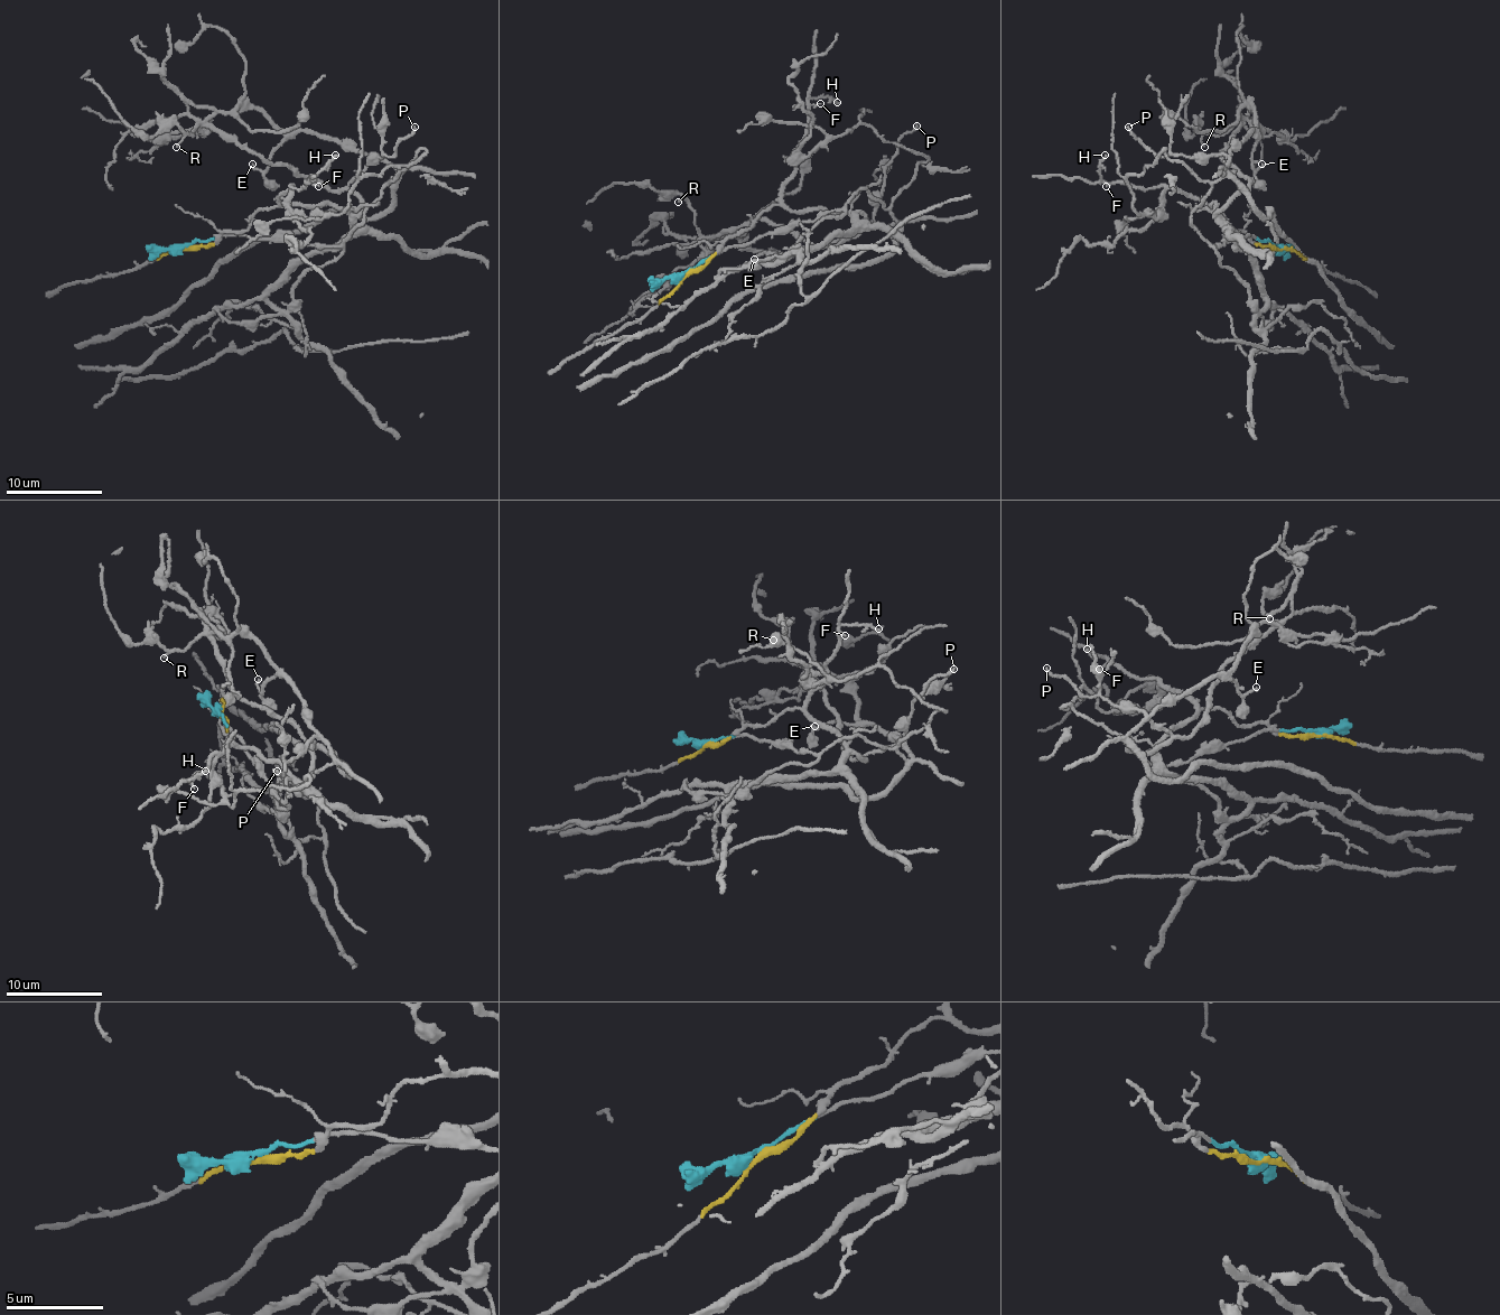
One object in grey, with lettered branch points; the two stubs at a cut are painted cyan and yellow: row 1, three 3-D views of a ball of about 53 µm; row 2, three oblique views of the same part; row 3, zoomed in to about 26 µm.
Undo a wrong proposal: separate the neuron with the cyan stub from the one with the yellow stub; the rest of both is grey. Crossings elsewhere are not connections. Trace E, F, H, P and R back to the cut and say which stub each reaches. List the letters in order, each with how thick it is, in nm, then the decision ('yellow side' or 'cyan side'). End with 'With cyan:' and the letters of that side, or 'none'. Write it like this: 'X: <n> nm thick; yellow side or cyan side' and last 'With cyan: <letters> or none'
E: 170 nm thick; cyan side
F: 120 nm thick; yellow side
H: 190 nm thick; yellow side
P: 190 nm thick; cyan side
R: 110 nm thick; cyan side
With cyan: E, P, R

